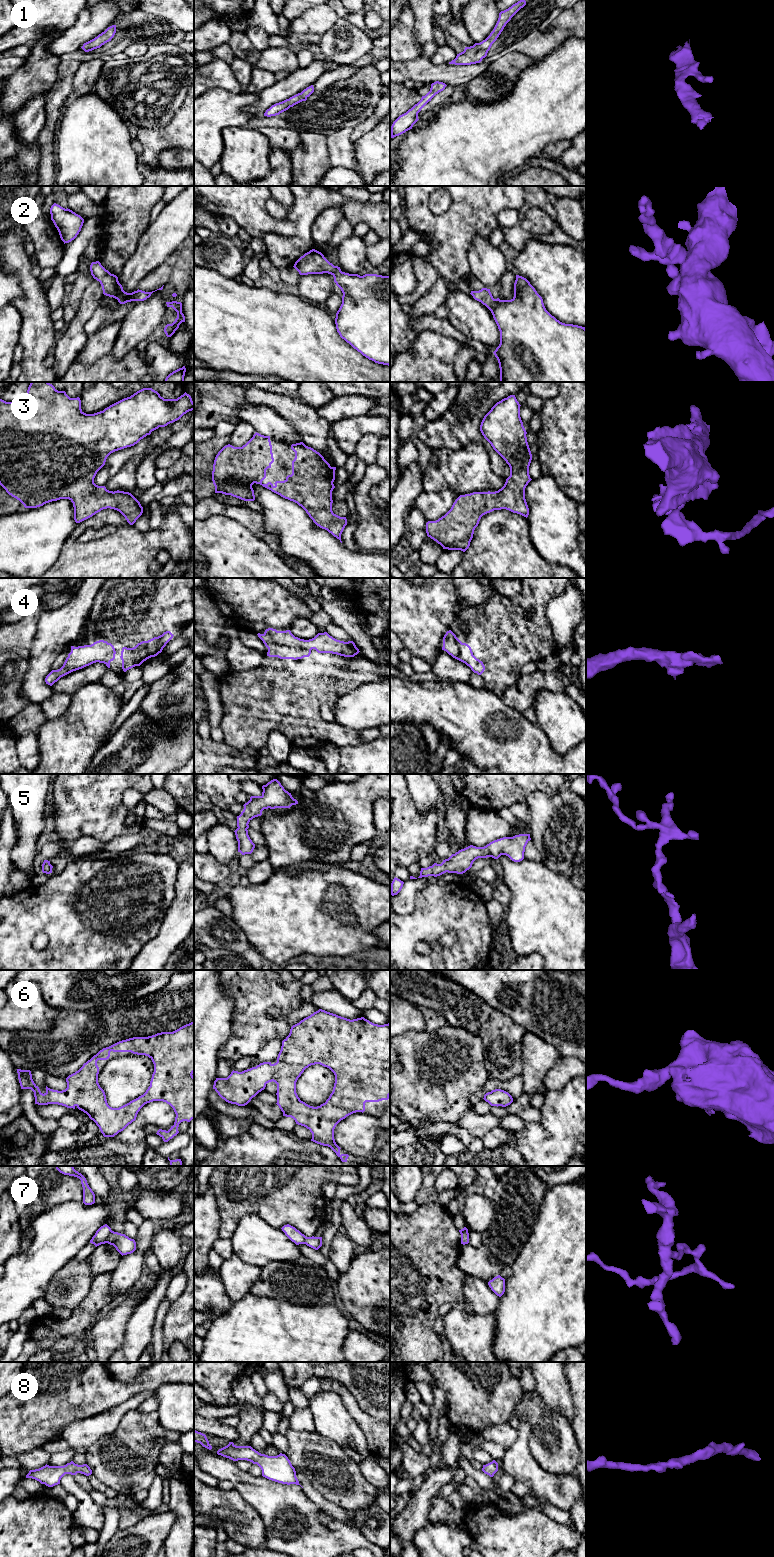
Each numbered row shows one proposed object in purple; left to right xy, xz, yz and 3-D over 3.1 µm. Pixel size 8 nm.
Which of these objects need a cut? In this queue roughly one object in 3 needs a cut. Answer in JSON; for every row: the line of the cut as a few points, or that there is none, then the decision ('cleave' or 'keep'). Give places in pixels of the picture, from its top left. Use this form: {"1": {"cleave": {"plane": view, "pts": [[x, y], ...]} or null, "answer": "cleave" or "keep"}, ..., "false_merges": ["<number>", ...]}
{"1": {"cleave": null, "answer": "keep"}, "2": {"cleave": null, "answer": "keep"}, "3": {"cleave": null, "answer": "keep"}, "4": {"cleave": null, "answer": "keep"}, "5": {"cleave": null, "answer": "keep"}, "6": {"cleave": null, "answer": "keep"}, "7": {"cleave": {"plane": "xy", "pts": [[112, 1231], [106, 1242]]}, "answer": "cleave"}, "8": {"cleave": null, "answer": "keep"}, "false_merges": ["7"]}

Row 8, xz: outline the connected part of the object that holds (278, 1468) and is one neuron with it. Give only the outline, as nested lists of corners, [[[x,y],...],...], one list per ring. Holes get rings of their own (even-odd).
[[[233,1442],[219,1449],[217,1454],[233,1461],[247,1460],[257,1464],[262,1470],[262,1476],[269,1480],[287,1485],[300,1485],[295,1468],[285,1454],[268,1456],[259,1453],[251,1446],[236,1446]]]

